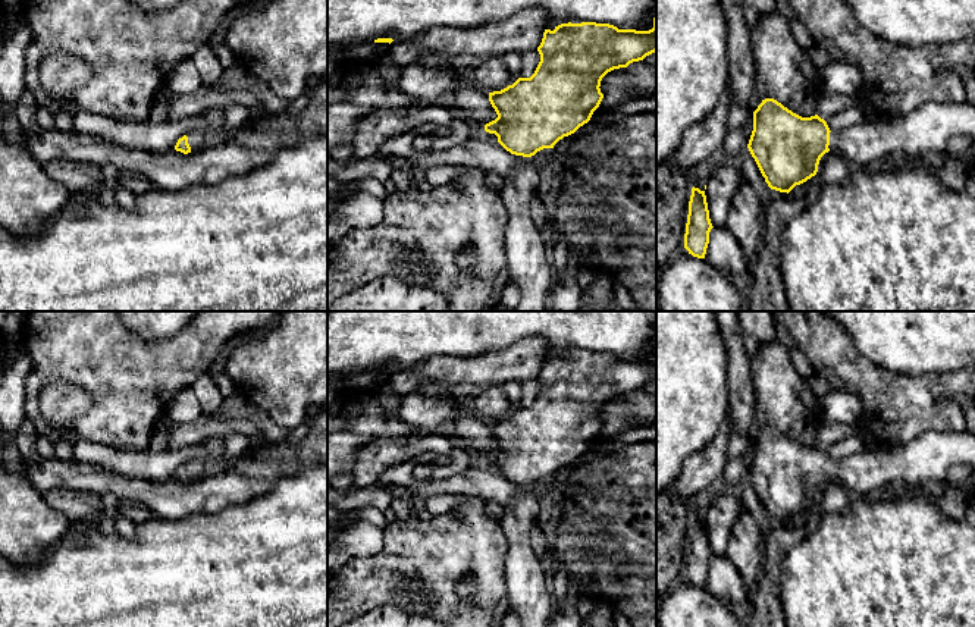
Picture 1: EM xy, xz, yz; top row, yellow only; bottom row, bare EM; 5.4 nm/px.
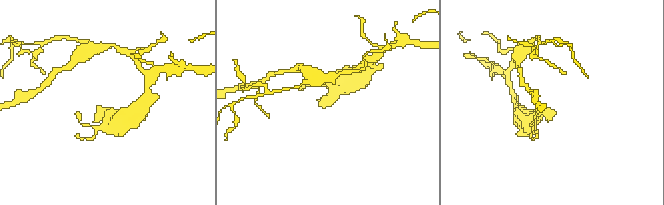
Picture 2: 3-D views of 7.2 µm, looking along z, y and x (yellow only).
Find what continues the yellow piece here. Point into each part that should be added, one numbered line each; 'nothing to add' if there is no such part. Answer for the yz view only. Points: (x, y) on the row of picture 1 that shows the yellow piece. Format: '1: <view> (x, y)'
1: yz (928, 128)

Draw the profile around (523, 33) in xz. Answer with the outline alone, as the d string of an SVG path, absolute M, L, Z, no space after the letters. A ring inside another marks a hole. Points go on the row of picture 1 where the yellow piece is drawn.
M527 9L495 25L474 29L432 28L407 40L394 40L389 57L398 66L410 66L427 56L448 60L448 56L502 57L510 51L534 51L545 32L545 12Z

